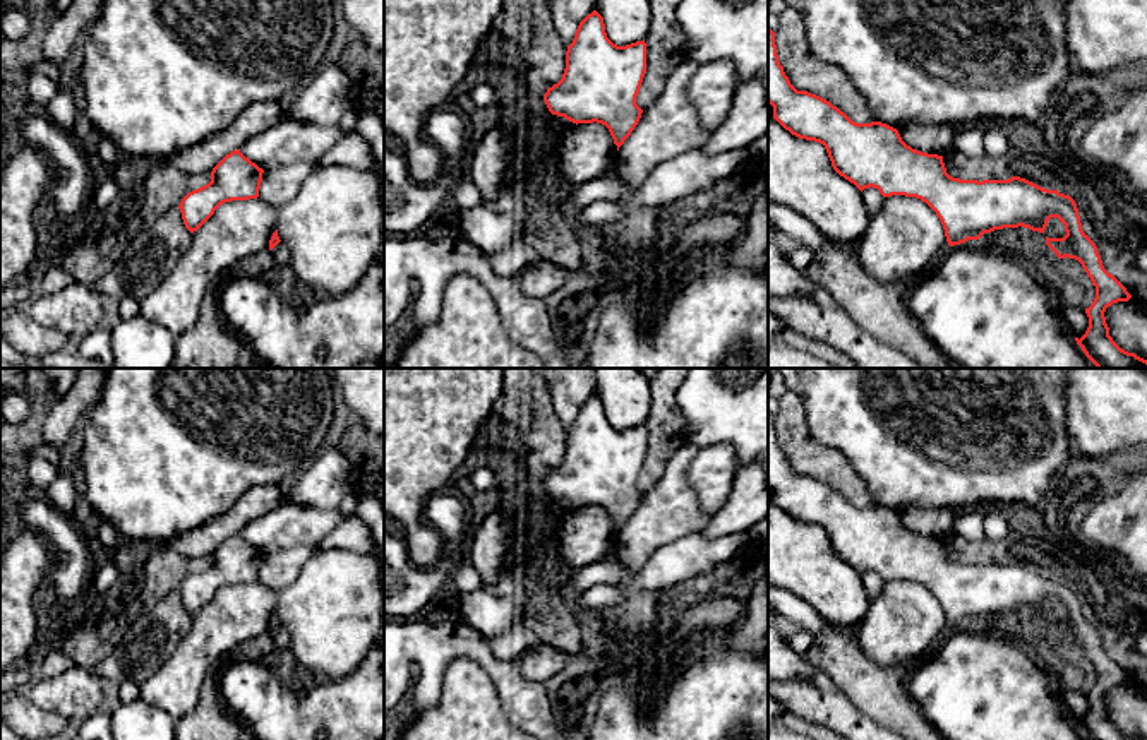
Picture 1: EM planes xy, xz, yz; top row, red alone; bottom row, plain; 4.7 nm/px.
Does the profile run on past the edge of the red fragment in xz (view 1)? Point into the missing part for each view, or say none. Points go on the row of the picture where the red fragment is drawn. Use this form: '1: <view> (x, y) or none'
1: none

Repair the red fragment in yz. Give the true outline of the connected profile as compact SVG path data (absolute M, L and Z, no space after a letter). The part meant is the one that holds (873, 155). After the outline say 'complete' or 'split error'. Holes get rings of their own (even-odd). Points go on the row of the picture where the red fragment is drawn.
M770 27L768 103L785 130L823 144L833 170L861 192L873 187L883 197L905 195L926 202L940 218L950 247L1003 228L1044 233L1048 221L1058 218L1066 235L1046 236L1046 245L1058 259L1078 260L1096 286L1096 298L1085 308L1089 327L1080 339L1075 337L1077 344L1097 368L1147 368L1147 360L1121 349L1109 336L1106 308L1128 301L1132 295L1104 269L1070 195L1020 176L982 182L950 176L943 156L912 149L897 128L881 122L856 123L830 101L797 91L778 62Z; complete

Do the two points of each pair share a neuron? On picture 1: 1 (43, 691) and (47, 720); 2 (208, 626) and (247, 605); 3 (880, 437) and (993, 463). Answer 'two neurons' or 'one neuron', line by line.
1: two neurons
2: one neuron
3: one neuron

